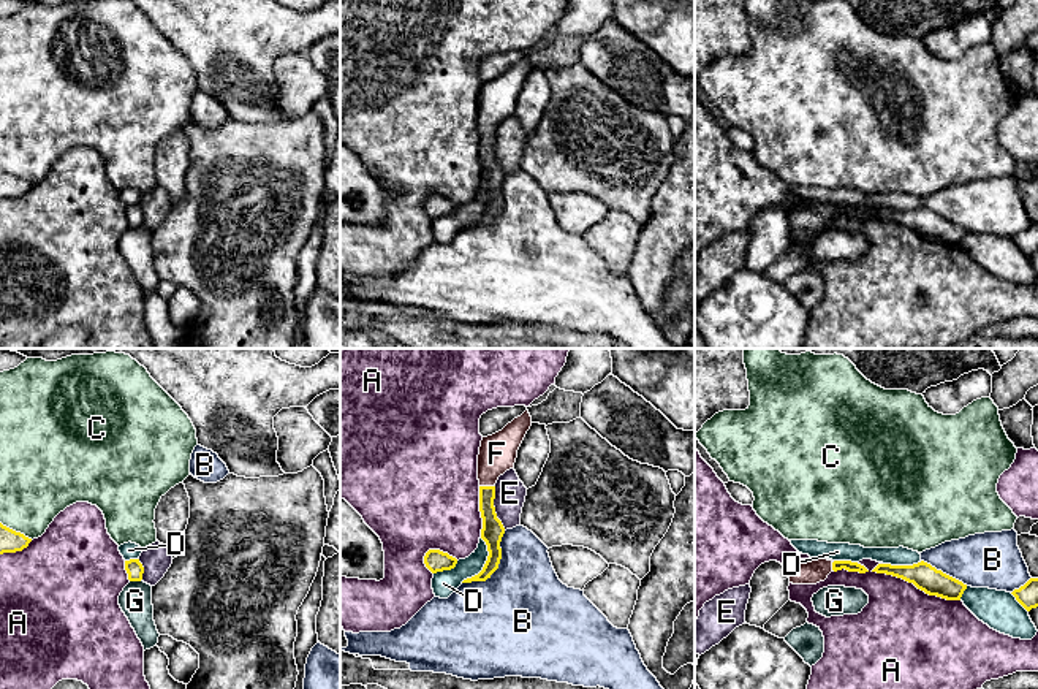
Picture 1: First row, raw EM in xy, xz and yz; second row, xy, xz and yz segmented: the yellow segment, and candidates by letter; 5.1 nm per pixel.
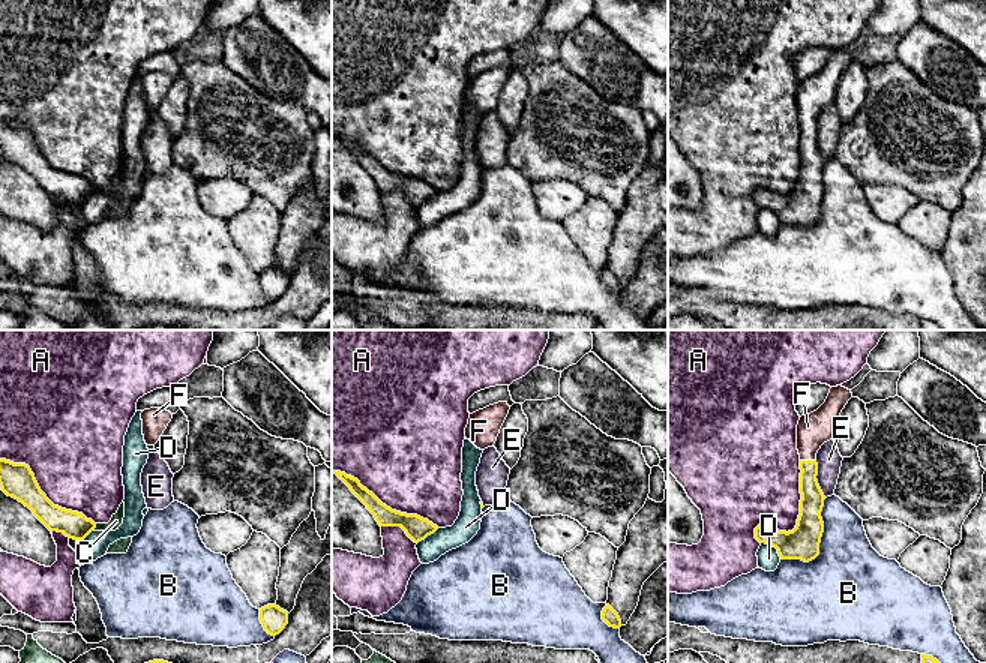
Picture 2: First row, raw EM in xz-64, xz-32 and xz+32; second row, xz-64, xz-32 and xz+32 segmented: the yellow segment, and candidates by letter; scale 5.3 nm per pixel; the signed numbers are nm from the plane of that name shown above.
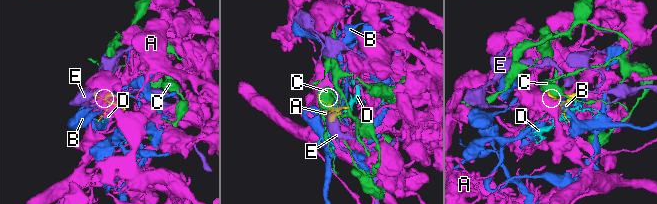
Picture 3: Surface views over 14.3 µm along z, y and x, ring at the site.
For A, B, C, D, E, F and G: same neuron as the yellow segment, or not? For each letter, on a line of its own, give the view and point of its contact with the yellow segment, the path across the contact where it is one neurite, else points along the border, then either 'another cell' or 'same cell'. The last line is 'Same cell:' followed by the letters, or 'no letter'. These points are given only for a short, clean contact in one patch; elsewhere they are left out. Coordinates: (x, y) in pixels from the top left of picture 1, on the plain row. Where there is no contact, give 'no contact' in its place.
A: contact yz (896, 220); another cell
B: contact xz (497, 213); another cell
C: contact xy (15, 176); another cell
D: contact xz (484, 209); another cell
E: contact xz (494, 154); border xz (494, 132), (494, 157), (505, 175); another cell
F: contact xz (488, 132); same cell
G: contact xy (135, 225); border xy (141, 224), (130, 227); another cell
Same cell: F

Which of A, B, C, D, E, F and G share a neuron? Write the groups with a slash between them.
A / B / C / D G / E / F

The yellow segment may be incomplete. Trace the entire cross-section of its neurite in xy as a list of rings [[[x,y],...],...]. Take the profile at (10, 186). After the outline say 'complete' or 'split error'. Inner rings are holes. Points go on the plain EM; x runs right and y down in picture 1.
[[[0,168],[0,200],[22,196],[30,187],[32,184]]] | complete

